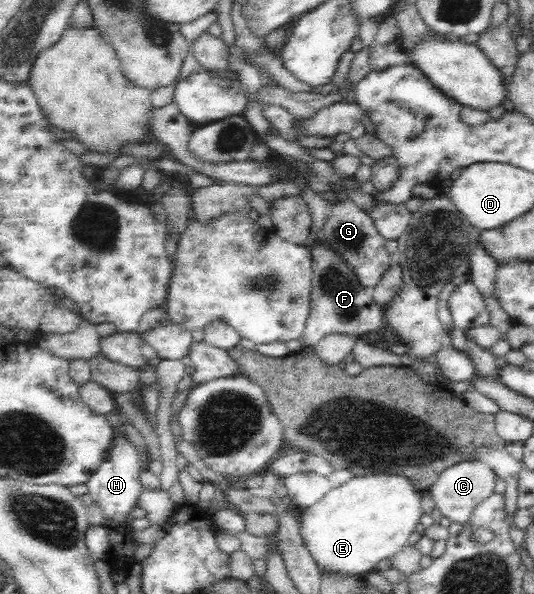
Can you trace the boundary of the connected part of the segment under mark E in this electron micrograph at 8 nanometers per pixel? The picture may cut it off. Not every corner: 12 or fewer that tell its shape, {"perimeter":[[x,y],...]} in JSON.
{"perimeter":[[403,475],[353,476],[299,509],[322,571],[362,577],[424,513]]}

